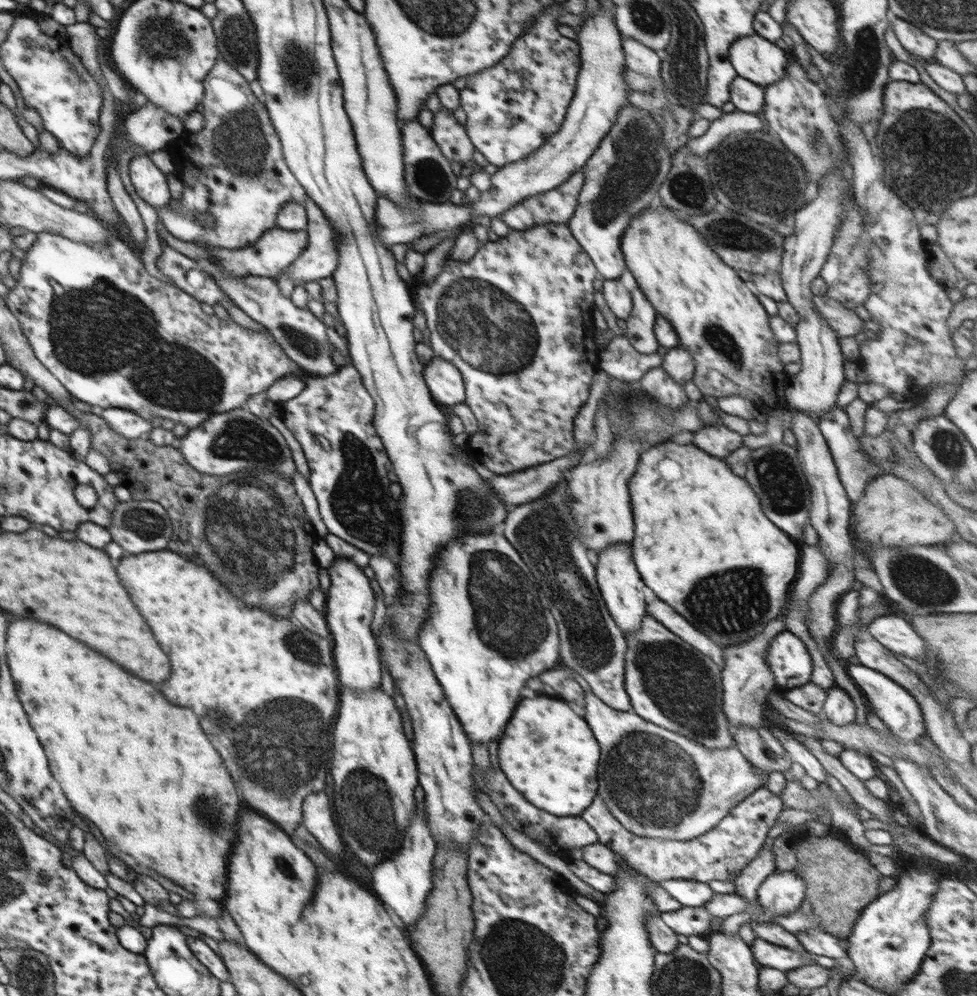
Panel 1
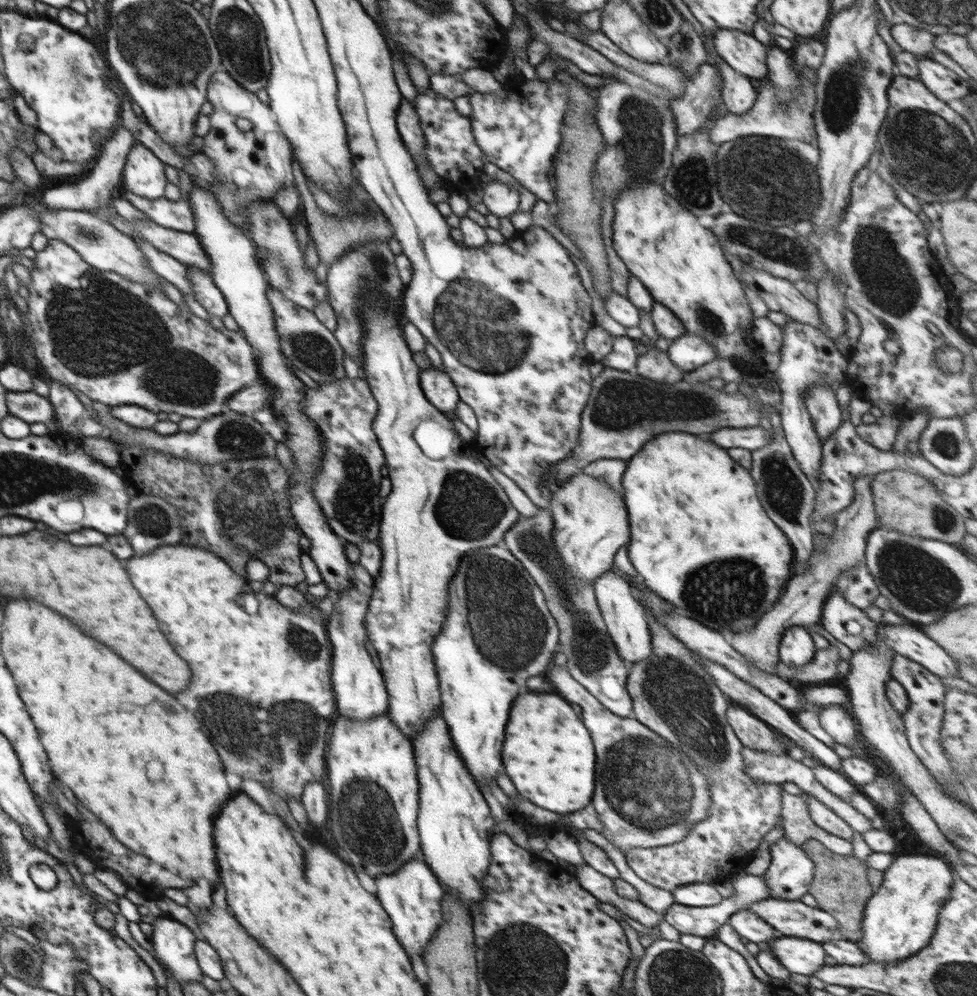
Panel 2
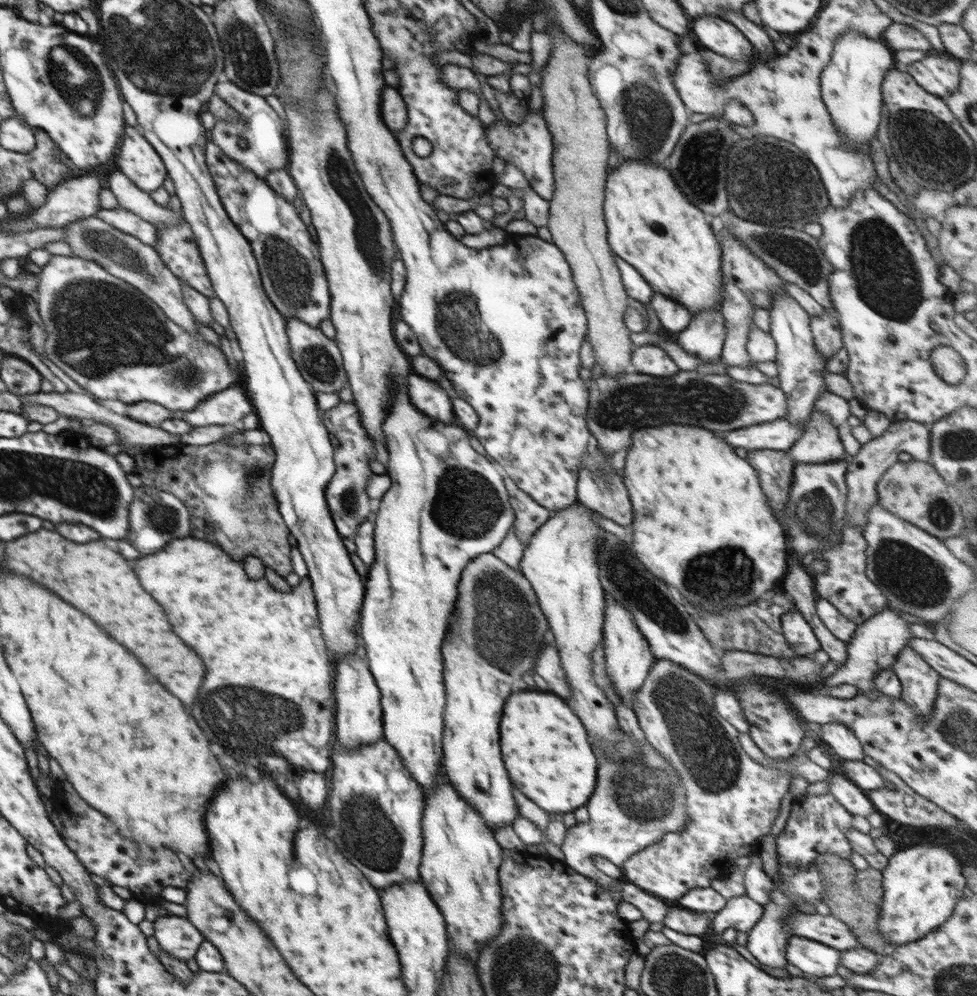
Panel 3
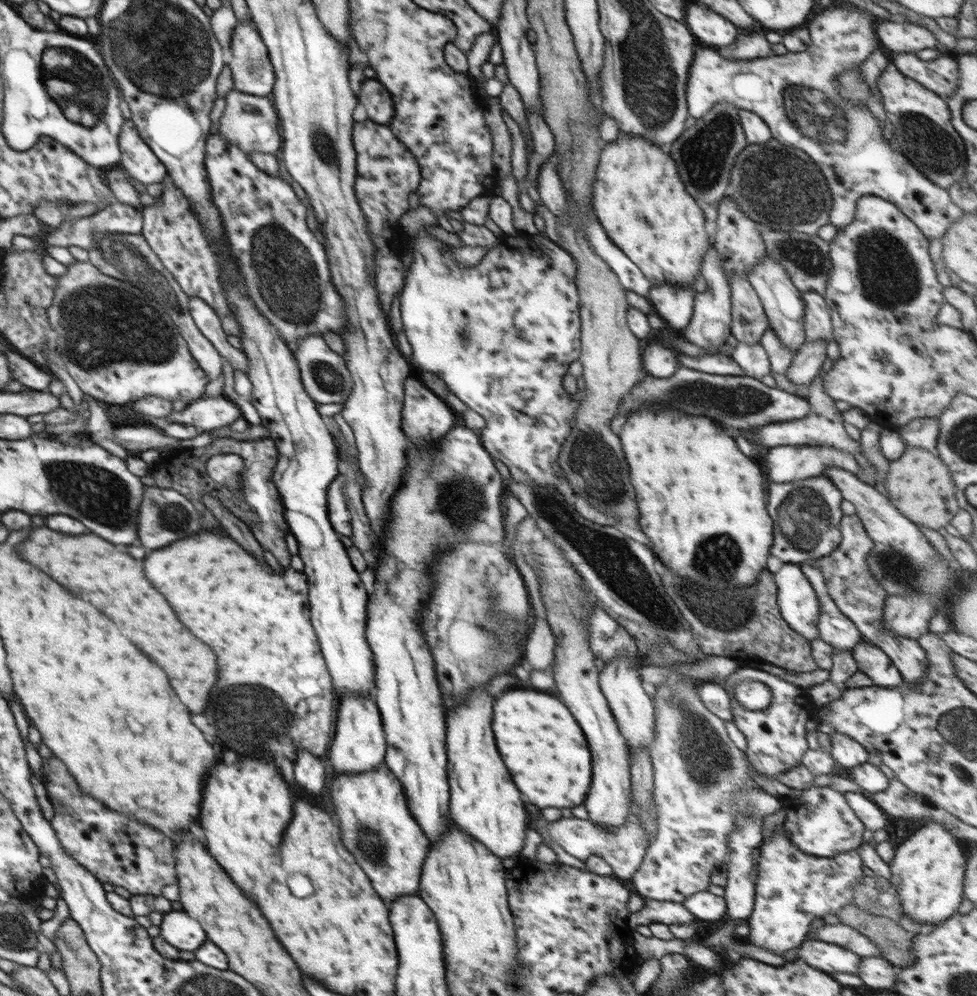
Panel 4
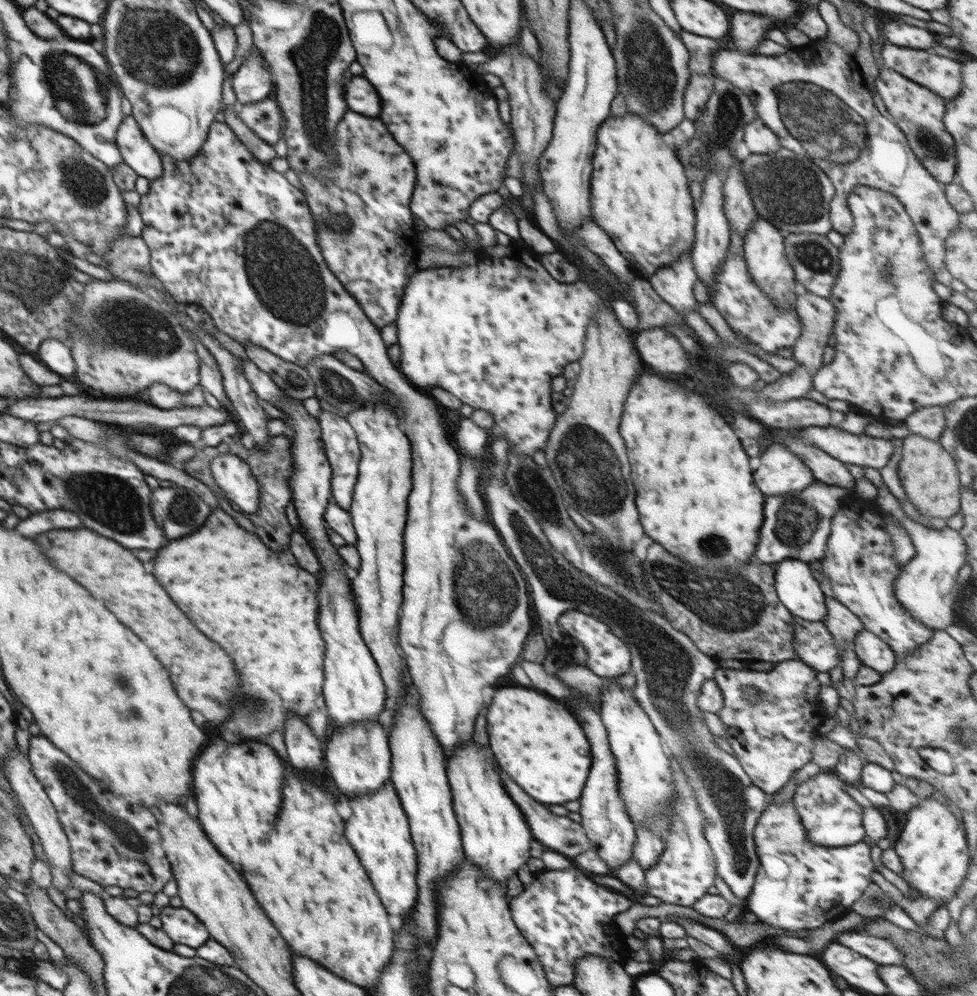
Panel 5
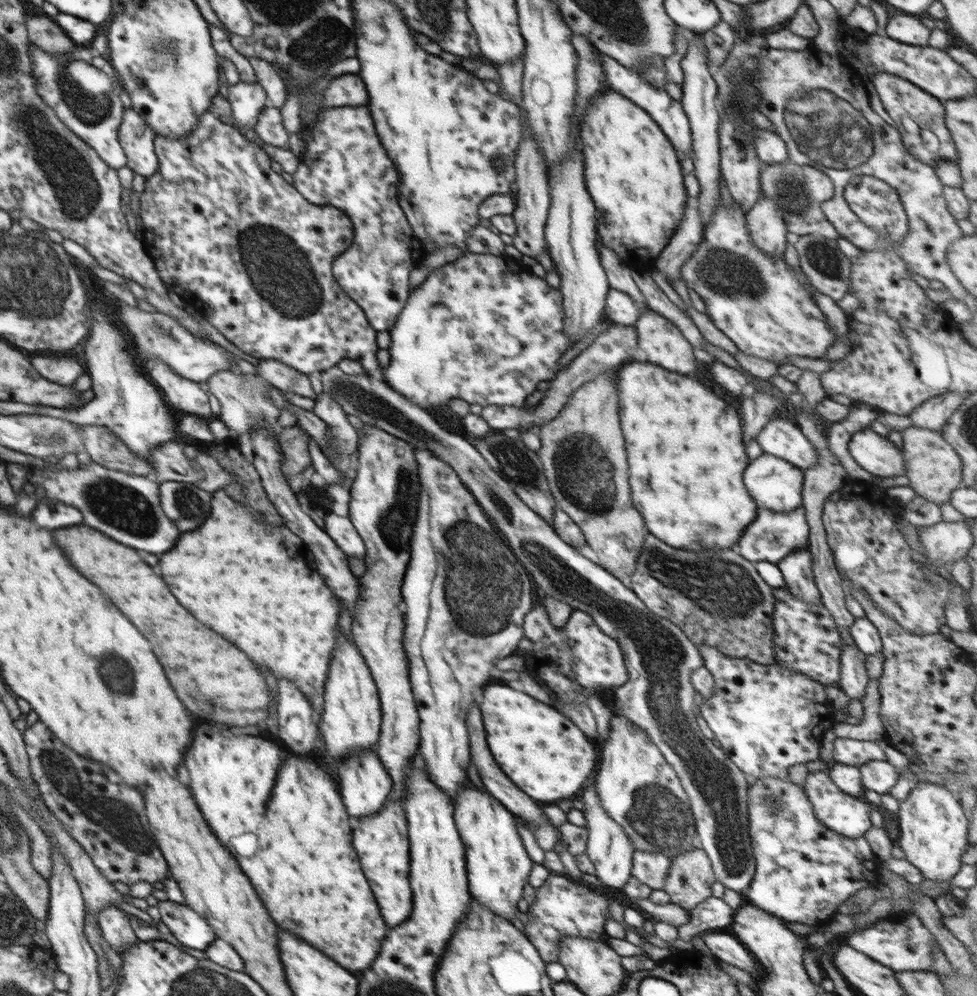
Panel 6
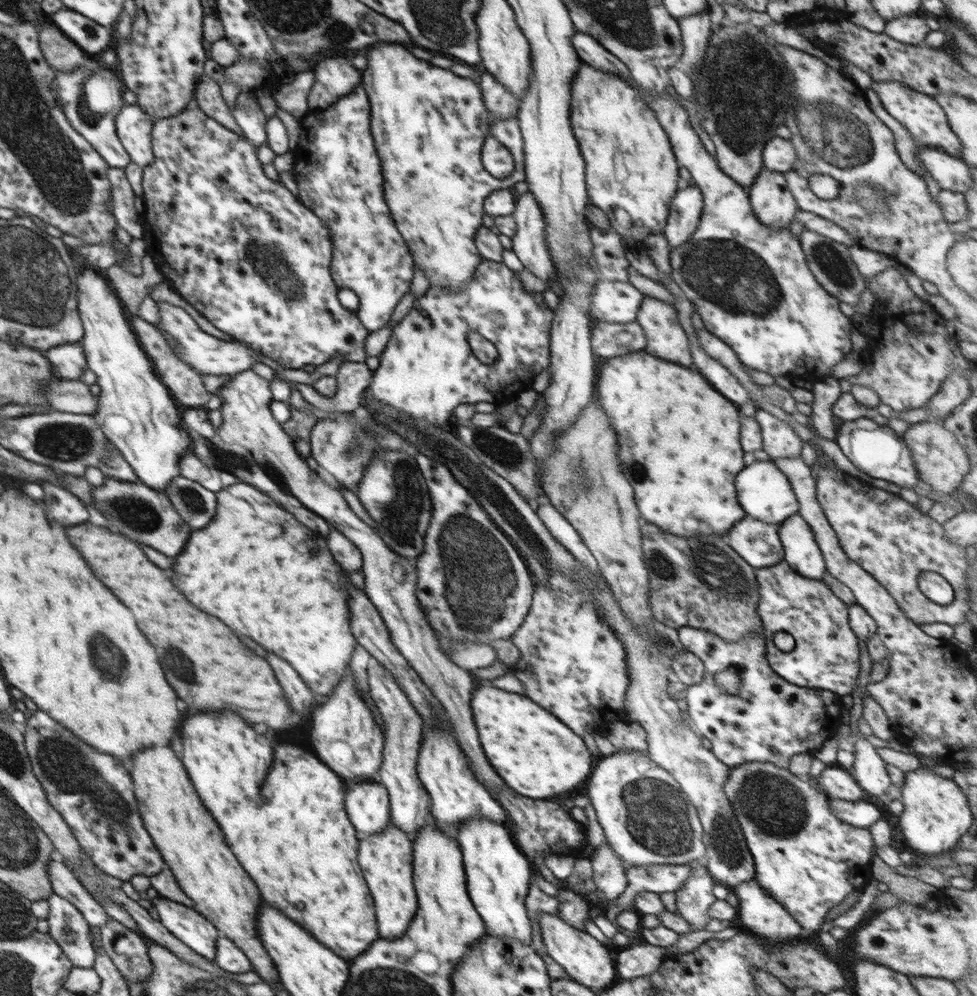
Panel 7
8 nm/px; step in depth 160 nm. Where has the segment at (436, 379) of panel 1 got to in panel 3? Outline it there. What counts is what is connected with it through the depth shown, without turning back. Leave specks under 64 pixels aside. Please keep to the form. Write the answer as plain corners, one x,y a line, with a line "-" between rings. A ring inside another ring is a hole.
410,372
406,379
411,403
418,411
446,424
452,422
452,402
444,388
416,372

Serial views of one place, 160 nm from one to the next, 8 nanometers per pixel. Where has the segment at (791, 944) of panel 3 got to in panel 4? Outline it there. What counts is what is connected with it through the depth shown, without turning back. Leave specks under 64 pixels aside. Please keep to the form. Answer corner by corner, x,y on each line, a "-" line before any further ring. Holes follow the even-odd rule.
805,939
797,950
797,958
822,972
857,974
861,957
846,948
818,939

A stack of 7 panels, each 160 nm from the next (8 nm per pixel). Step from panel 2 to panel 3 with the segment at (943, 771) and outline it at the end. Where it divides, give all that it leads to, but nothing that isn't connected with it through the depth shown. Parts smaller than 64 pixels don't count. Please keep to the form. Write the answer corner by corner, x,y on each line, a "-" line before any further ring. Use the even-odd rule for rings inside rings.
904,647
892,666
902,686
901,700
919,716
931,716
941,676
913,648

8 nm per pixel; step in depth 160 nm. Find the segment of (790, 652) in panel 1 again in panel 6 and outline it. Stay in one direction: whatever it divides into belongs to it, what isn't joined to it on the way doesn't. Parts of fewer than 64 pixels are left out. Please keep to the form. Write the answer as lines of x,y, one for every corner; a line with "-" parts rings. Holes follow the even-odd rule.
806,547
788,554
777,566
786,581
784,588
796,599
807,604
820,604
821,595
814,579
812,564
812,552

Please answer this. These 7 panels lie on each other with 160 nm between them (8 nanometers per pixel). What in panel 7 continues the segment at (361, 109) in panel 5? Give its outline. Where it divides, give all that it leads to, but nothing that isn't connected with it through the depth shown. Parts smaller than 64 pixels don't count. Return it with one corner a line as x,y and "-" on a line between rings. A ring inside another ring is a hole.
322,57
314,63
313,67
309,68
314,73
314,85
309,92
308,107
316,109
319,107
325,110
330,105
336,103
341,97
346,97
350,92
354,91
360,85
361,72
358,72
350,60
343,57

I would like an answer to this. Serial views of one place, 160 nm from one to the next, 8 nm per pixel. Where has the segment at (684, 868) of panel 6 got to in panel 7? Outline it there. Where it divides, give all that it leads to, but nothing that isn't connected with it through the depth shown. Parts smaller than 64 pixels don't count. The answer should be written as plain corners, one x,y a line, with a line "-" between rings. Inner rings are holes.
693,861
688,865
691,867
689,879
675,892
676,912
690,923
691,931
704,930
710,921
708,909
716,900
712,893
716,881
704,862

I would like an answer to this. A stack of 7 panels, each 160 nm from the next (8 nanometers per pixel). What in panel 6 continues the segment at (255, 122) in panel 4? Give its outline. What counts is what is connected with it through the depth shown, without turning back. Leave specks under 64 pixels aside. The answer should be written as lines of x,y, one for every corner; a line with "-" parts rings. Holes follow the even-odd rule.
269,104
260,112
255,124
255,134
266,144
282,148
289,144
289,132
282,125
281,110

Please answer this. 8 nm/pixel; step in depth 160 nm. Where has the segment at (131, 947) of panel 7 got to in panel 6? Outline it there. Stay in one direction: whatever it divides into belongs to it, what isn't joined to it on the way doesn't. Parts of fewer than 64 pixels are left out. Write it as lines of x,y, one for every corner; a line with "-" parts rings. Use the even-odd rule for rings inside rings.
118,907
105,908
99,912
98,920
104,938
120,956
126,947
140,941
124,910

